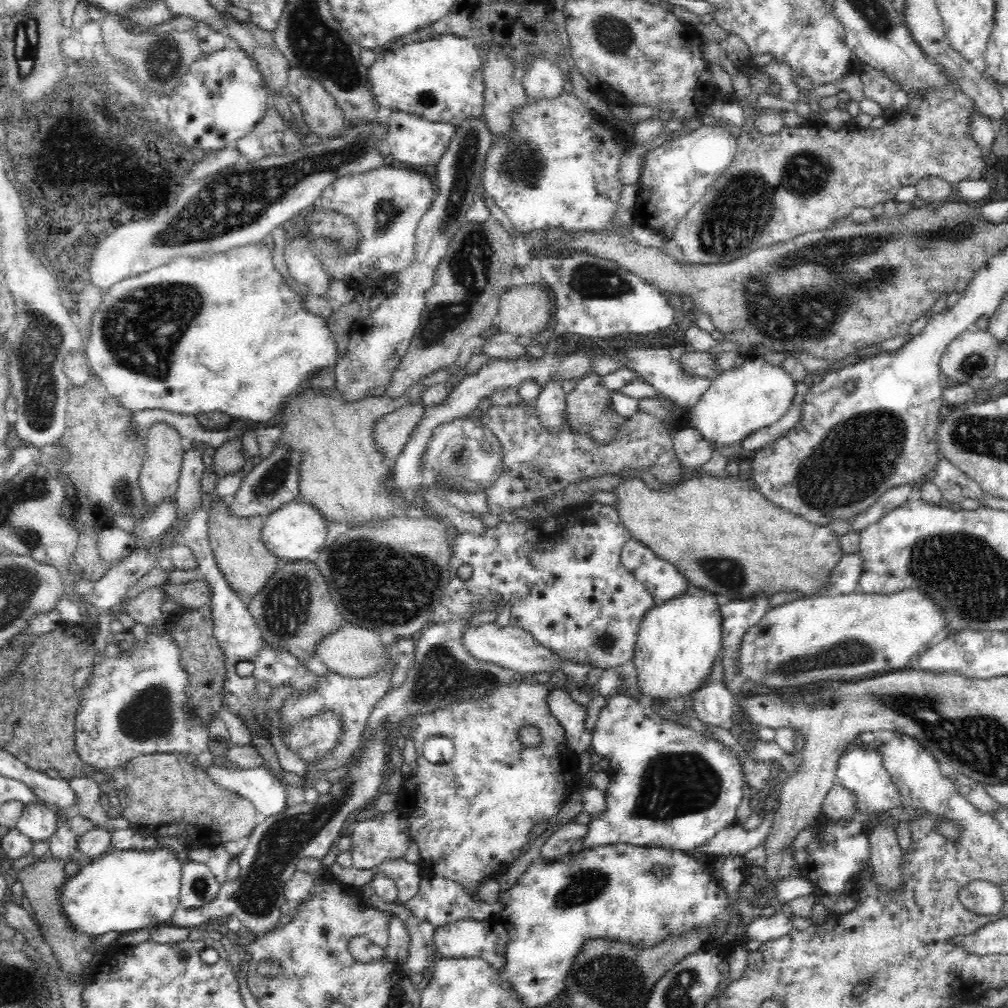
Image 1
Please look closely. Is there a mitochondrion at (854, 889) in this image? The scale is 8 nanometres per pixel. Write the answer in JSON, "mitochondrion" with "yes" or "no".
{"mitochondrion":"no"}

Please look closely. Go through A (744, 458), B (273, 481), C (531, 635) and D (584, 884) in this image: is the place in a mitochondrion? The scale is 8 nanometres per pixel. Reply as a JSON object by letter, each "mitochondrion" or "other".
{"A":"other","B":"mitochondrion","C":"other","D":"mitochondrion"}

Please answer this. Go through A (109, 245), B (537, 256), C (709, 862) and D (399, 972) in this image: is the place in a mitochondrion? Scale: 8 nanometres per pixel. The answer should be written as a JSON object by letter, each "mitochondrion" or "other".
{"A":"other","B":"other","C":"other","D":"other"}

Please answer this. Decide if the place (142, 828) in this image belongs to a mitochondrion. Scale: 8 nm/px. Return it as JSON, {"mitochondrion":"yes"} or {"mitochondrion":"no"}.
{"mitochondrion":"no"}

